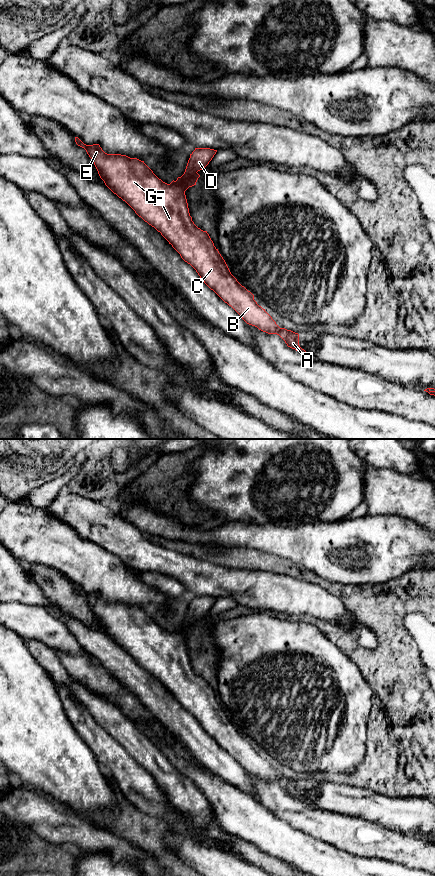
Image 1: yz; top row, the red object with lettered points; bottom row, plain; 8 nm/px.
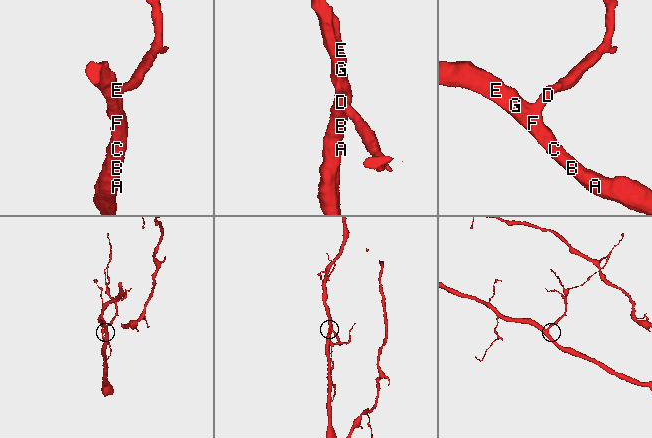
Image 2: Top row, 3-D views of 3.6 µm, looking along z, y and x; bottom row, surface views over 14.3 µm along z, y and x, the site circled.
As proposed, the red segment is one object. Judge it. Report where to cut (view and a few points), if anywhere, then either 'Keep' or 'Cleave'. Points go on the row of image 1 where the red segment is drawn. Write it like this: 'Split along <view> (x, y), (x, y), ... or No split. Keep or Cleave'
No split. Keep

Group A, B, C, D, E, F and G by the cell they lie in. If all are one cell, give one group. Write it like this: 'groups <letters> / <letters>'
groups A B C D E F G

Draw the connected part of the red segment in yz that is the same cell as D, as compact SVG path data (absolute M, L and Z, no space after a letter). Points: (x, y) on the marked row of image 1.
M75 137L75 142L78 146L84 148L93 160L105 185L125 201L139 217L160 232L180 254L181 258L196 270L204 283L231 306L247 324L268 334L279 335L288 347L308 356L308 353L299 345L299 334L280 328L265 309L257 304L254 295L231 274L207 231L201 230L192 221L185 191L196 185L200 177L197 172L209 164L217 150L195 148L190 154L184 174L178 177L176 181L173 180L170 184L167 184L159 179L144 161L121 154L107 154L99 144L86 145L78 137Z

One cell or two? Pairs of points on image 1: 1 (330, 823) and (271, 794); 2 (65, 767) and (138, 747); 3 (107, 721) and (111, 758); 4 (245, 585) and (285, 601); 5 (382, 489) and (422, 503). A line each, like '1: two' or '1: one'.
1: one
2: two
3: two
4: one
5: one

